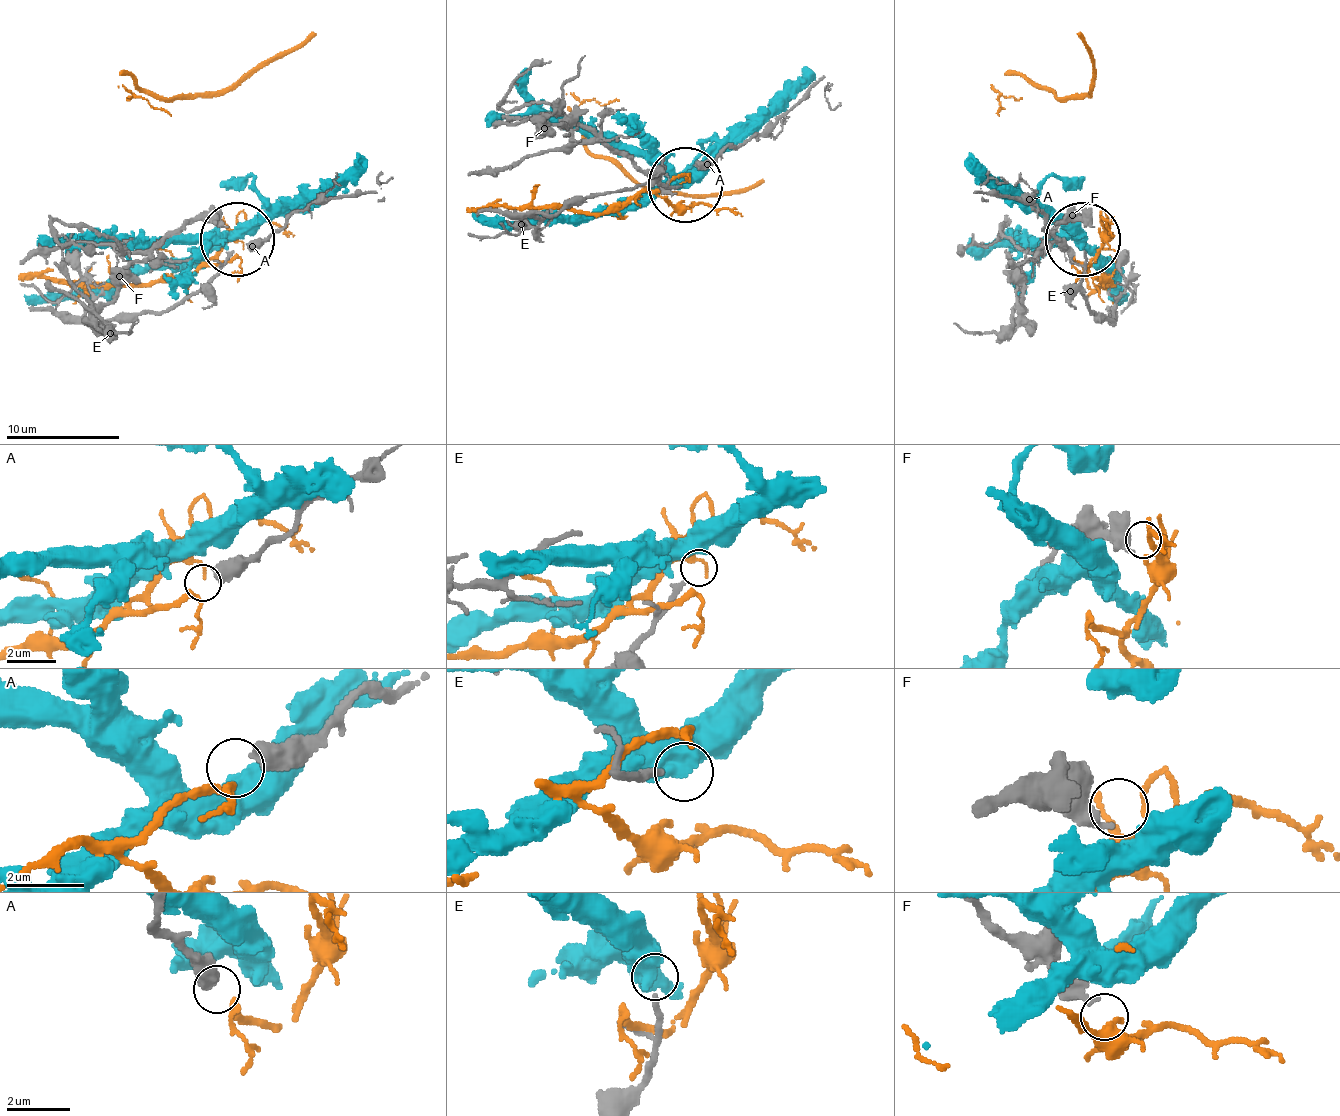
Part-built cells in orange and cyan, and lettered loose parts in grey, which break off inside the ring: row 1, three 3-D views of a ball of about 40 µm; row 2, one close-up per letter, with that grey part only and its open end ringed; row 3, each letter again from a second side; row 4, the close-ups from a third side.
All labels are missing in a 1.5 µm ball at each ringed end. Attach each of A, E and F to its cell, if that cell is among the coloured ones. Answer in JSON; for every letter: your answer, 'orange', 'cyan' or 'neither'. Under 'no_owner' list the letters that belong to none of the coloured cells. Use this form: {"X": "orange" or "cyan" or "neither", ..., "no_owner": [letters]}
{"A": "orange", "E": "neither", "F": "neither", "no_owner": ["E", "F"]}

